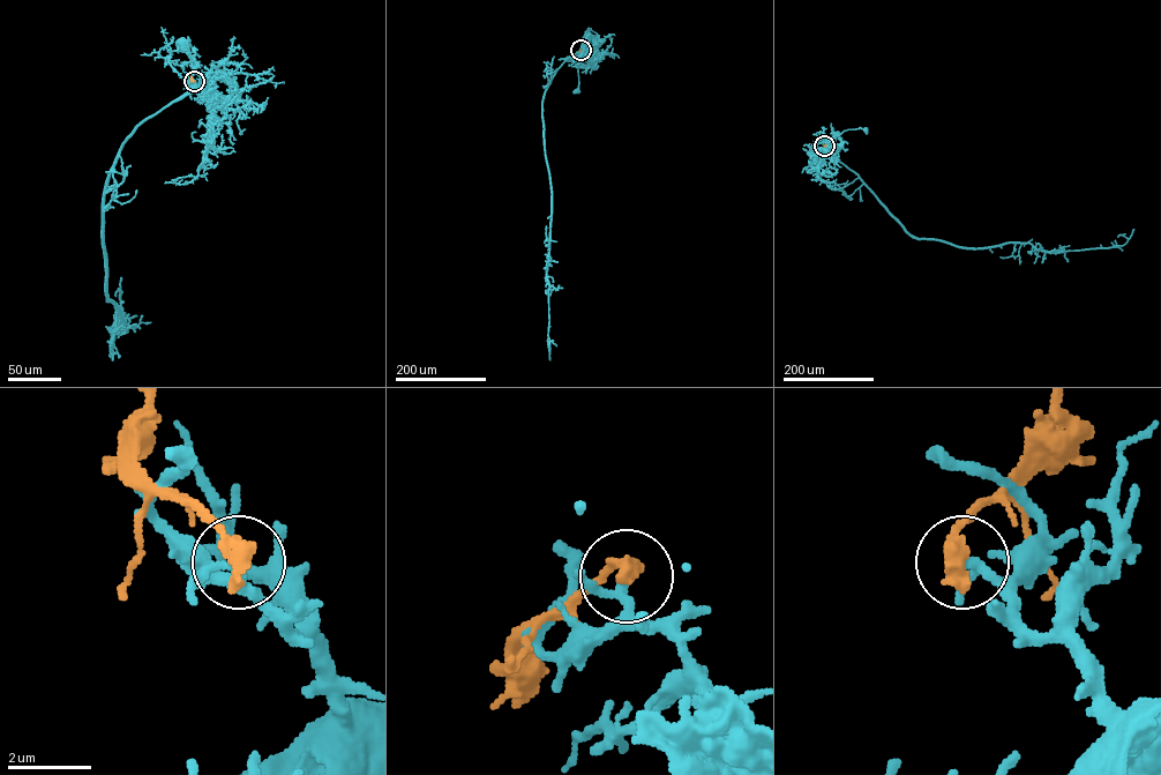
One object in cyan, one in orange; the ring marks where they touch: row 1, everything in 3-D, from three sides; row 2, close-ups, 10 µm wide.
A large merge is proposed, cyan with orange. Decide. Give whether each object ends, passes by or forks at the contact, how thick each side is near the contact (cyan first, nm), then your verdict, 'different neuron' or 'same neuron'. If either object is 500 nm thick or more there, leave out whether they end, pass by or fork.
cyan passes by | orange ends | 200/400 nm | different neuron

